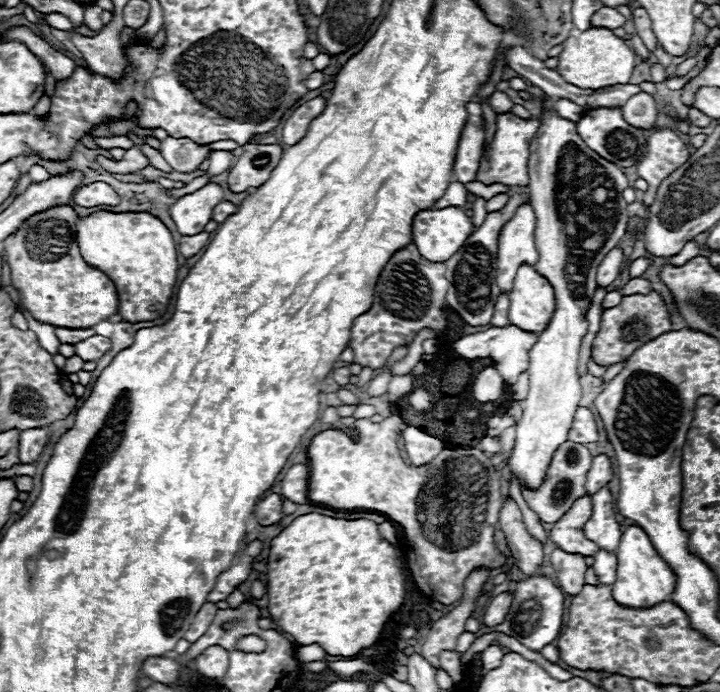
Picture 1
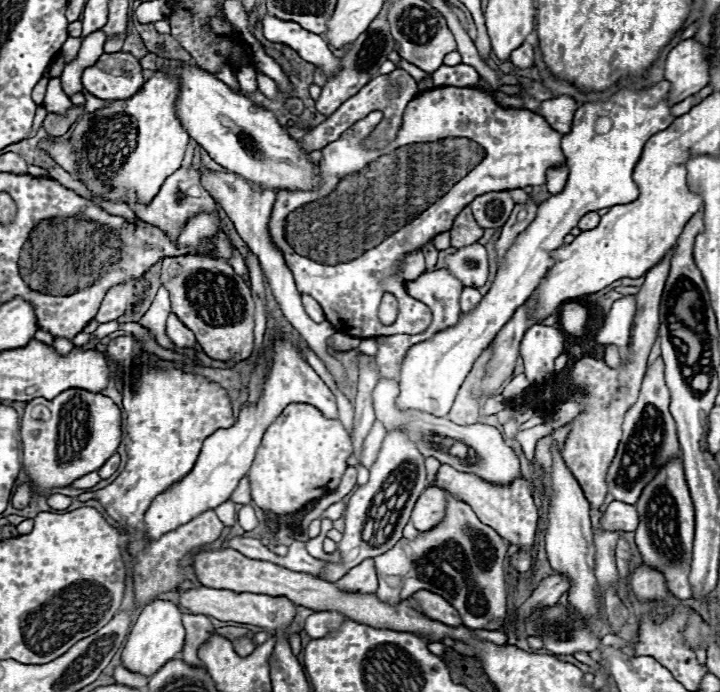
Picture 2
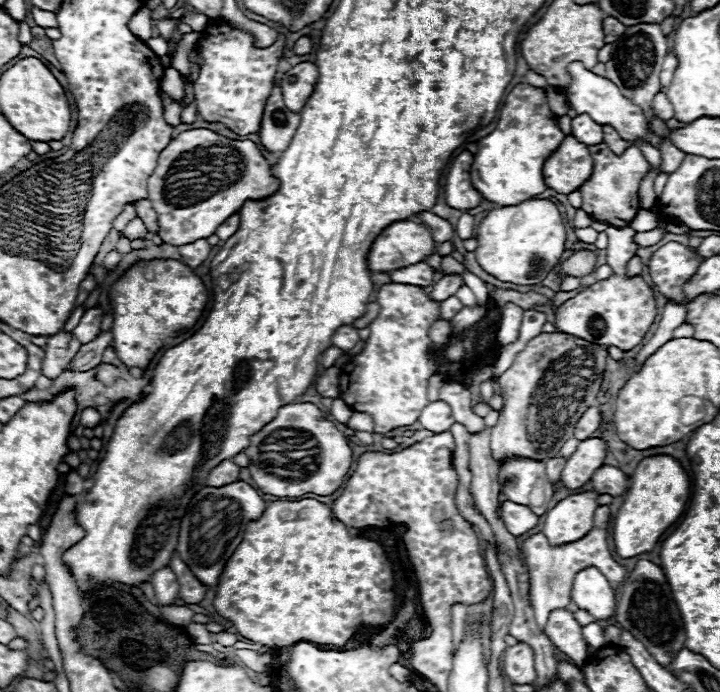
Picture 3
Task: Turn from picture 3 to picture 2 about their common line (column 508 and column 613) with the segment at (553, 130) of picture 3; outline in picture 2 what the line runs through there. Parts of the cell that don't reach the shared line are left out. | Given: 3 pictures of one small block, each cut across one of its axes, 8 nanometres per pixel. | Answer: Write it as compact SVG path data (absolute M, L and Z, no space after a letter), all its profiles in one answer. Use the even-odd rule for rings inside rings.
M666 80L642 88L622 86L608 100L588 102L576 110L570 132L562 136L562 150L568 166L568 182L564 190L548 196L538 206L532 224L520 232L512 242L512 248L504 254L504 264L496 272L496 280L480 304L472 312L462 314L456 326L436 332L436 336L408 348L400 362L400 394L396 398L396 406L400 410L446 416L480 352L512 318L514 310L530 298L540 278L552 266L550 252L562 246L564 236L578 226L578 220L592 210L628 204L638 198L638 186L632 180L632 172L640 160L642 148L650 136L666 130L674 122L670 104L666 102L668 90L670 84ZM600 118L608 118L612 122L606 134L596 132L596 122Z

